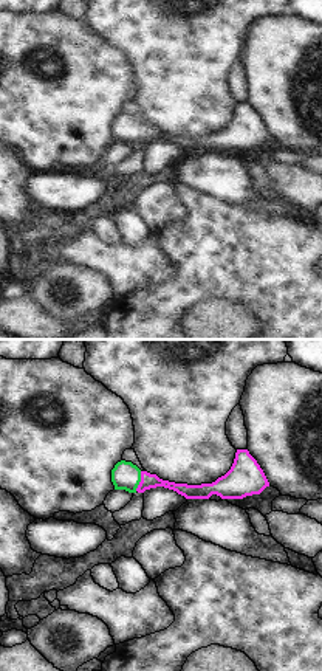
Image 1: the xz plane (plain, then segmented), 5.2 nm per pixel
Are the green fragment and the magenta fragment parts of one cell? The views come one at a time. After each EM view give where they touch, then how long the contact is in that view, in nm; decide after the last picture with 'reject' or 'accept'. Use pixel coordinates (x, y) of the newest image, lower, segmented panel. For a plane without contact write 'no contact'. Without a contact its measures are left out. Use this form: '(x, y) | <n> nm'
(140, 481) | 110 nm

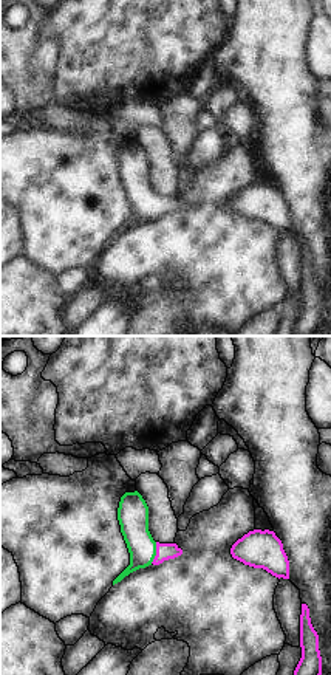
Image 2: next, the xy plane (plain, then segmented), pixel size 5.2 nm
(155, 553) | 120 nm

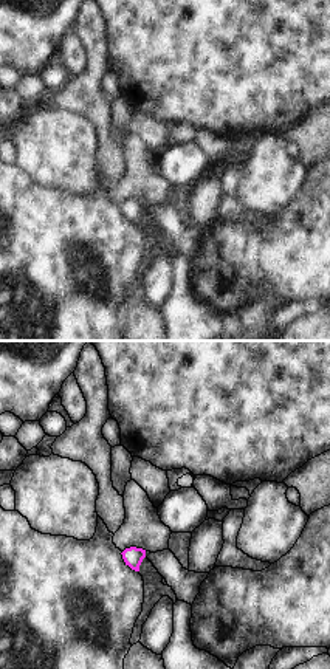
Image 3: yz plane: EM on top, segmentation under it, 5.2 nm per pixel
no contact

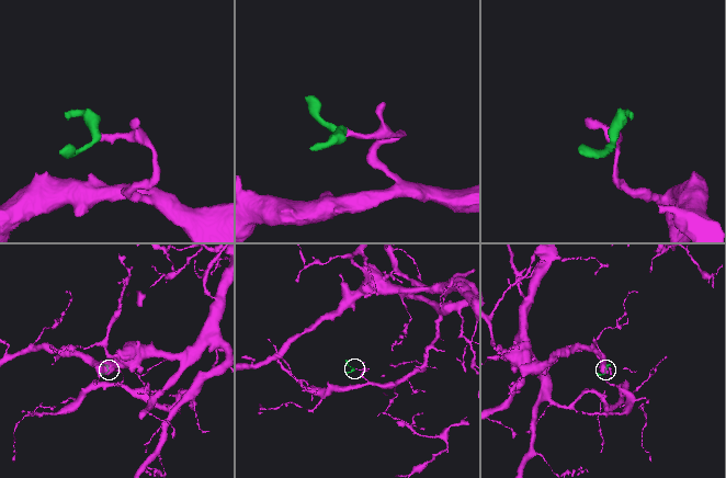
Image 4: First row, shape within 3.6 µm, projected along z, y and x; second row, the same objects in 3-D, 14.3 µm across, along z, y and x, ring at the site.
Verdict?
accept

